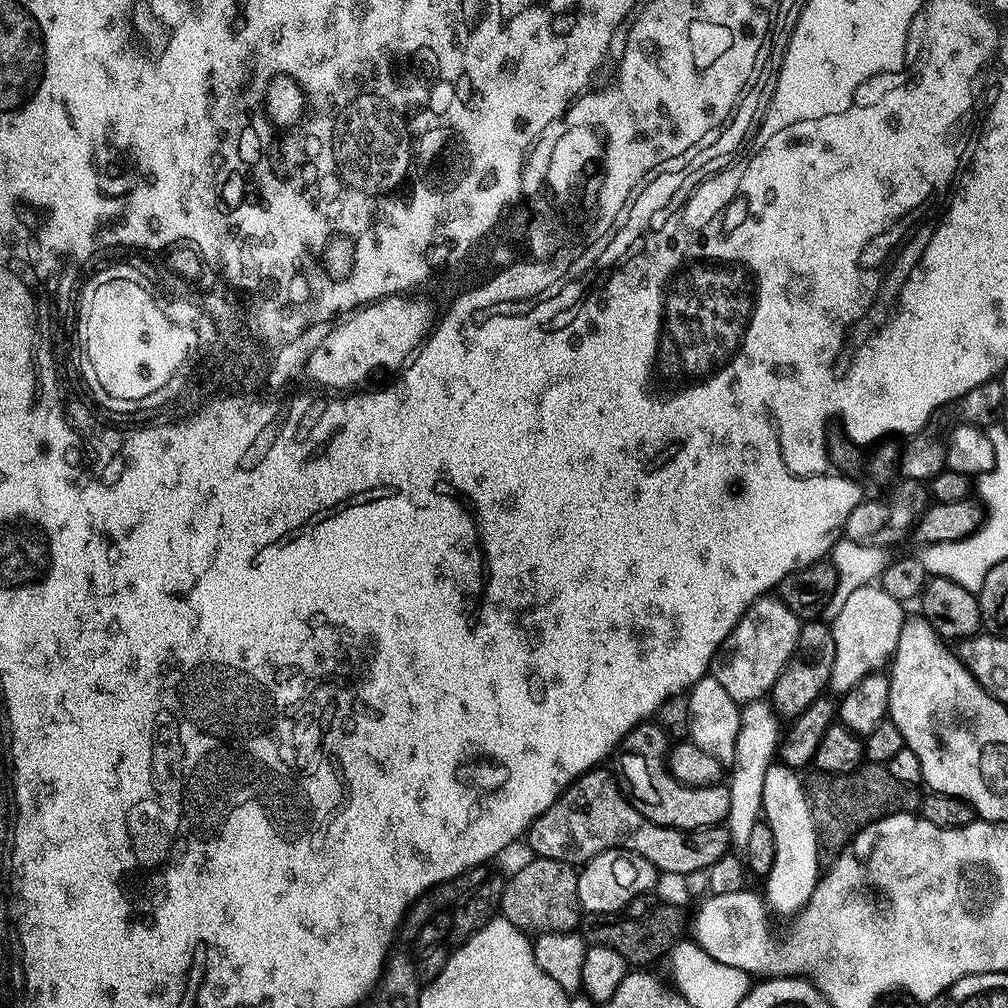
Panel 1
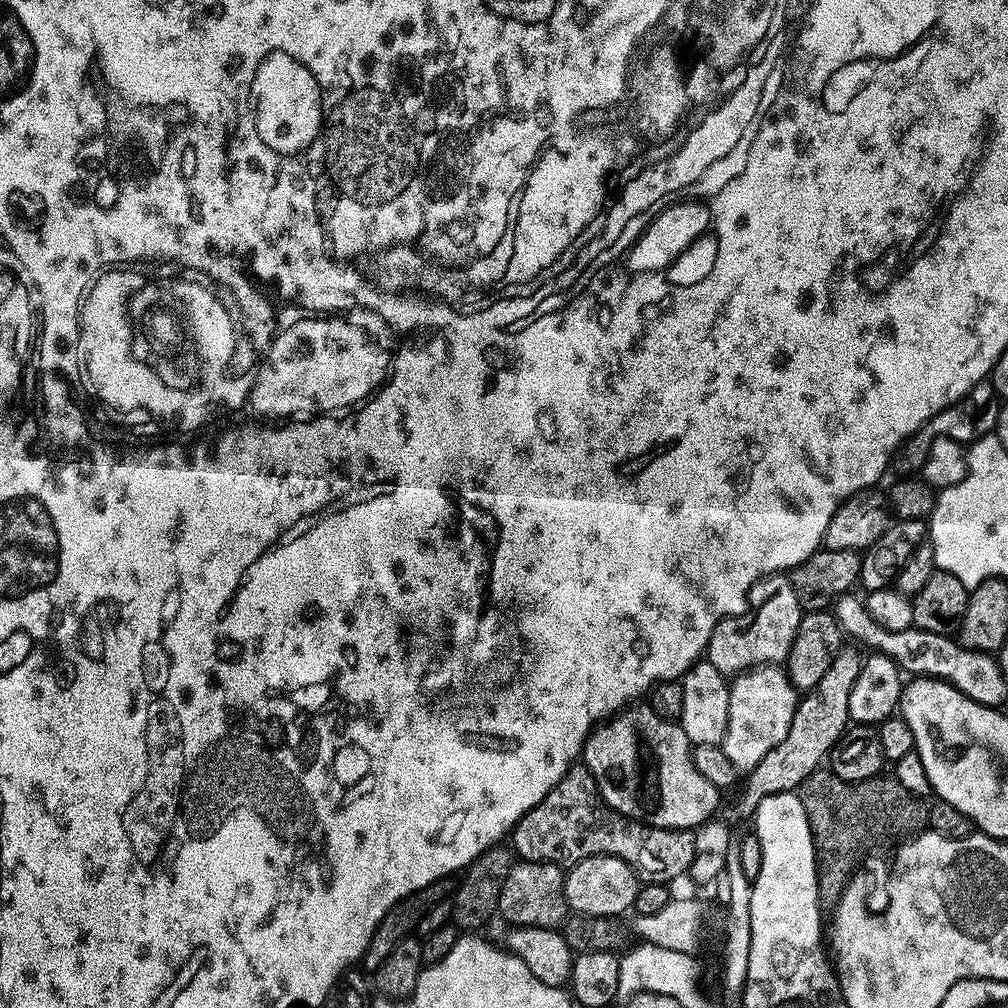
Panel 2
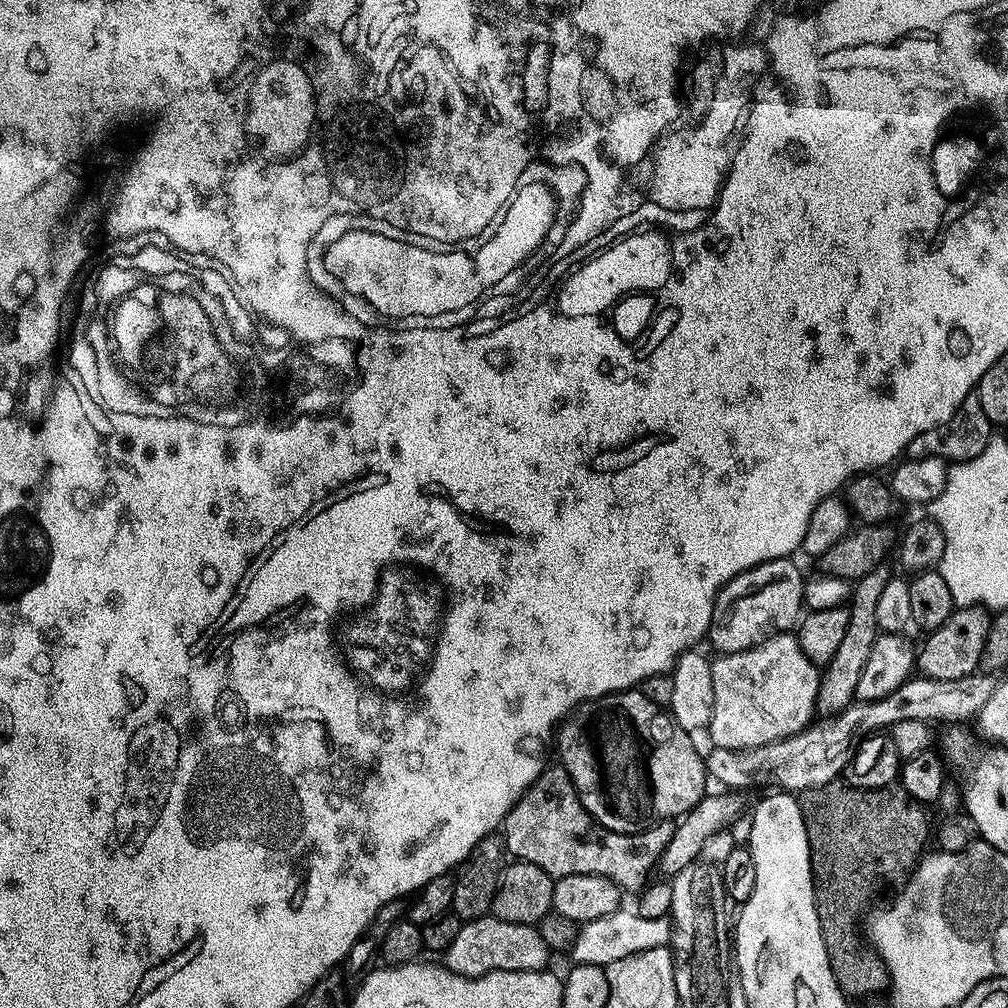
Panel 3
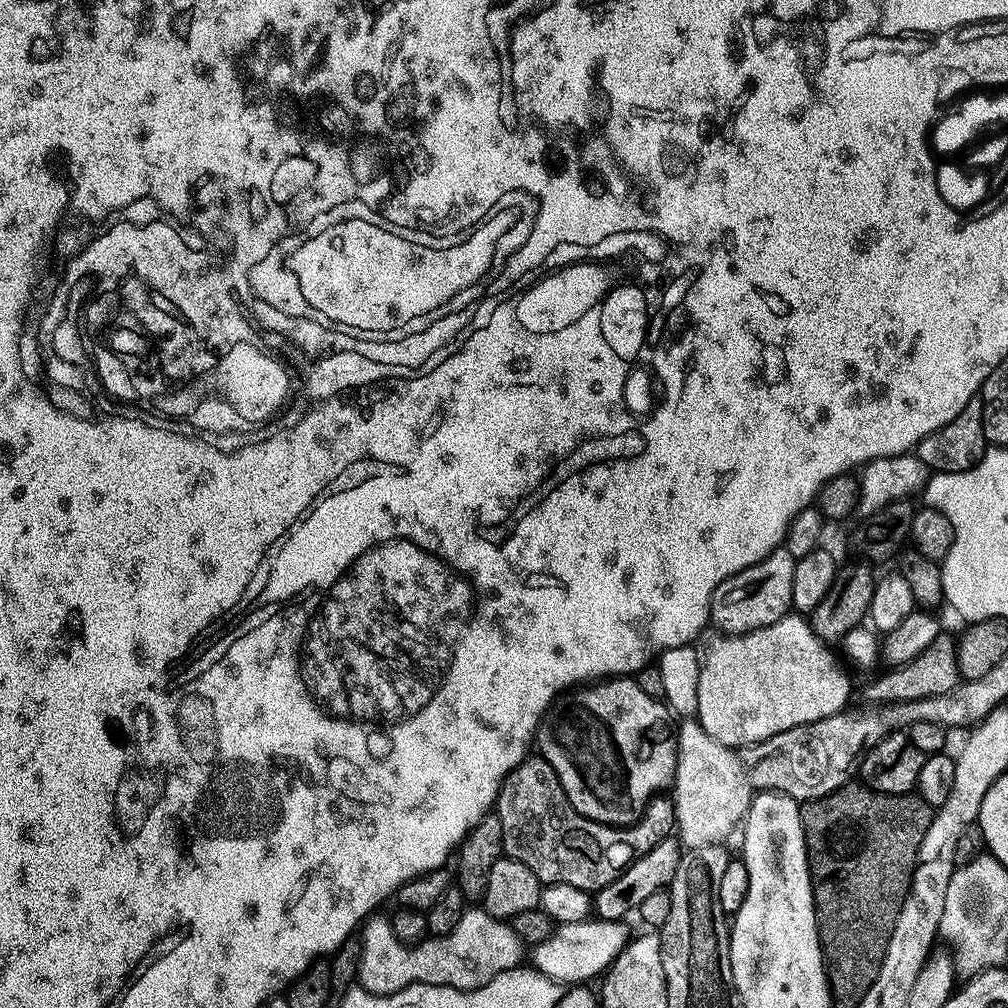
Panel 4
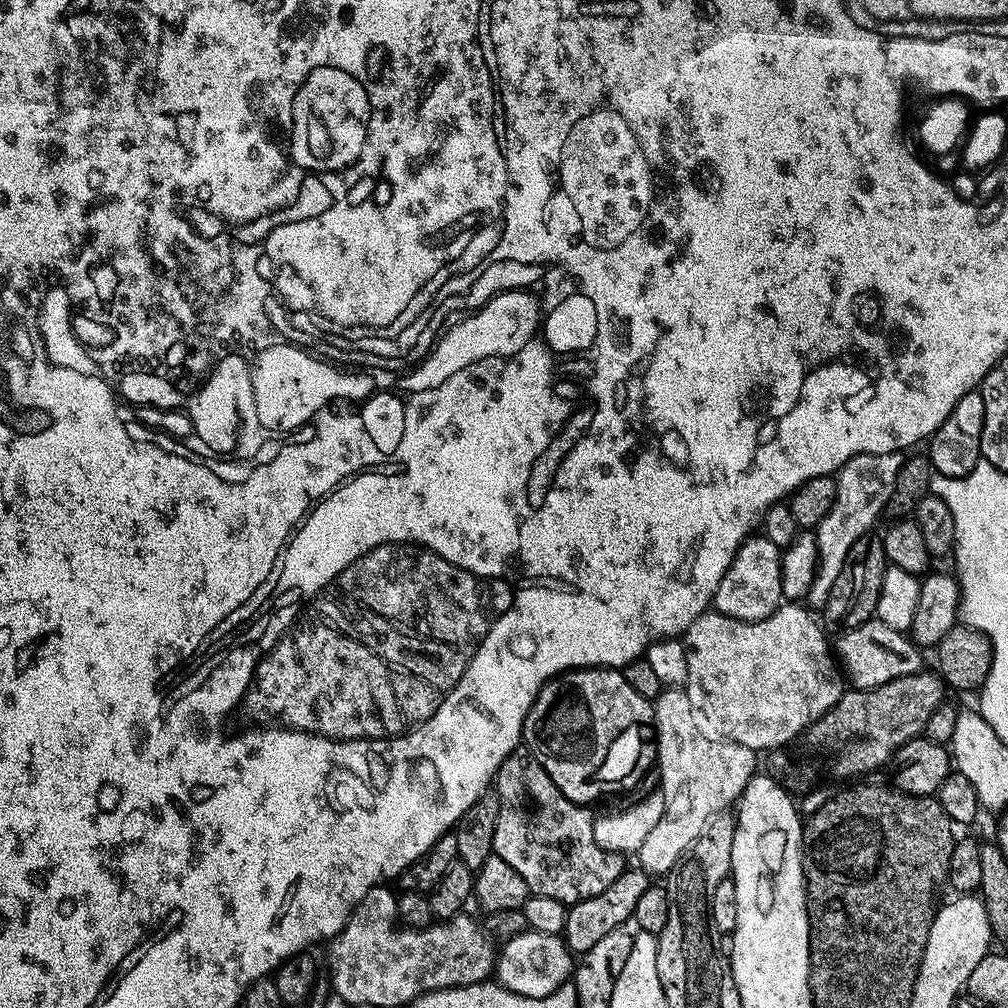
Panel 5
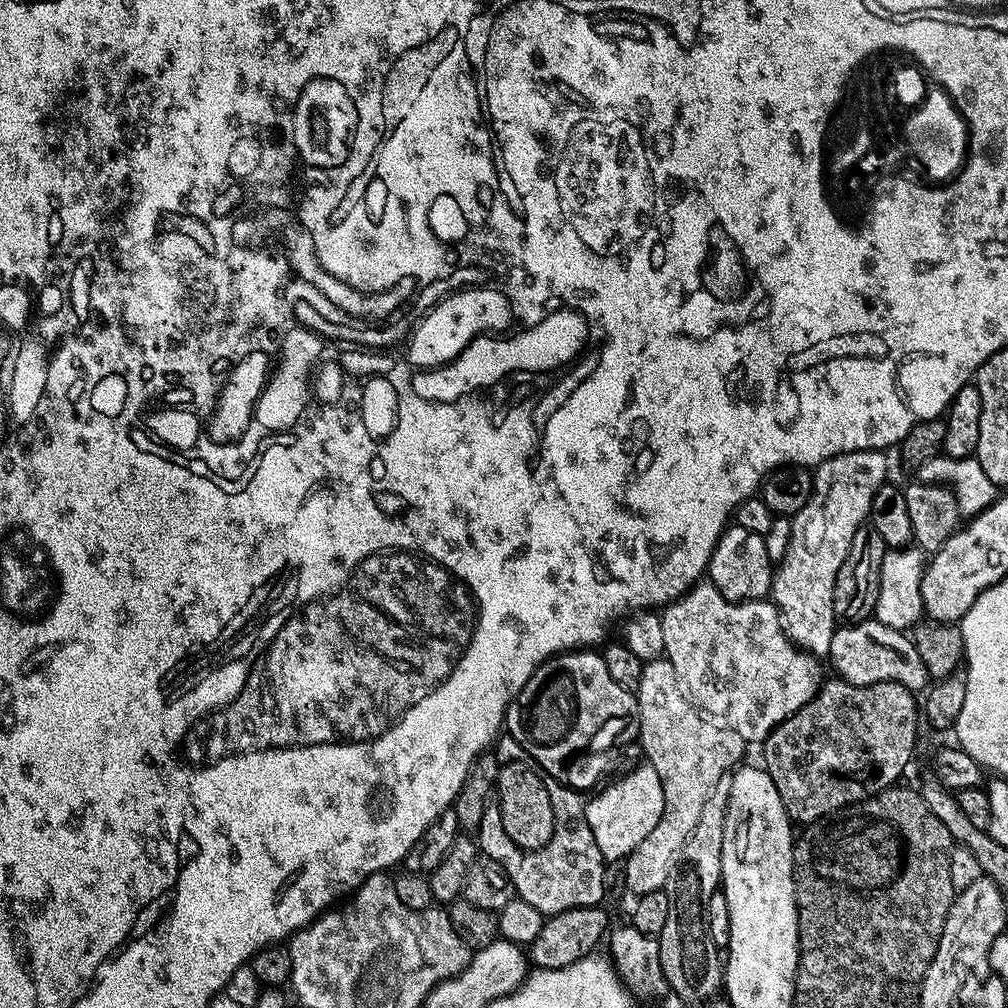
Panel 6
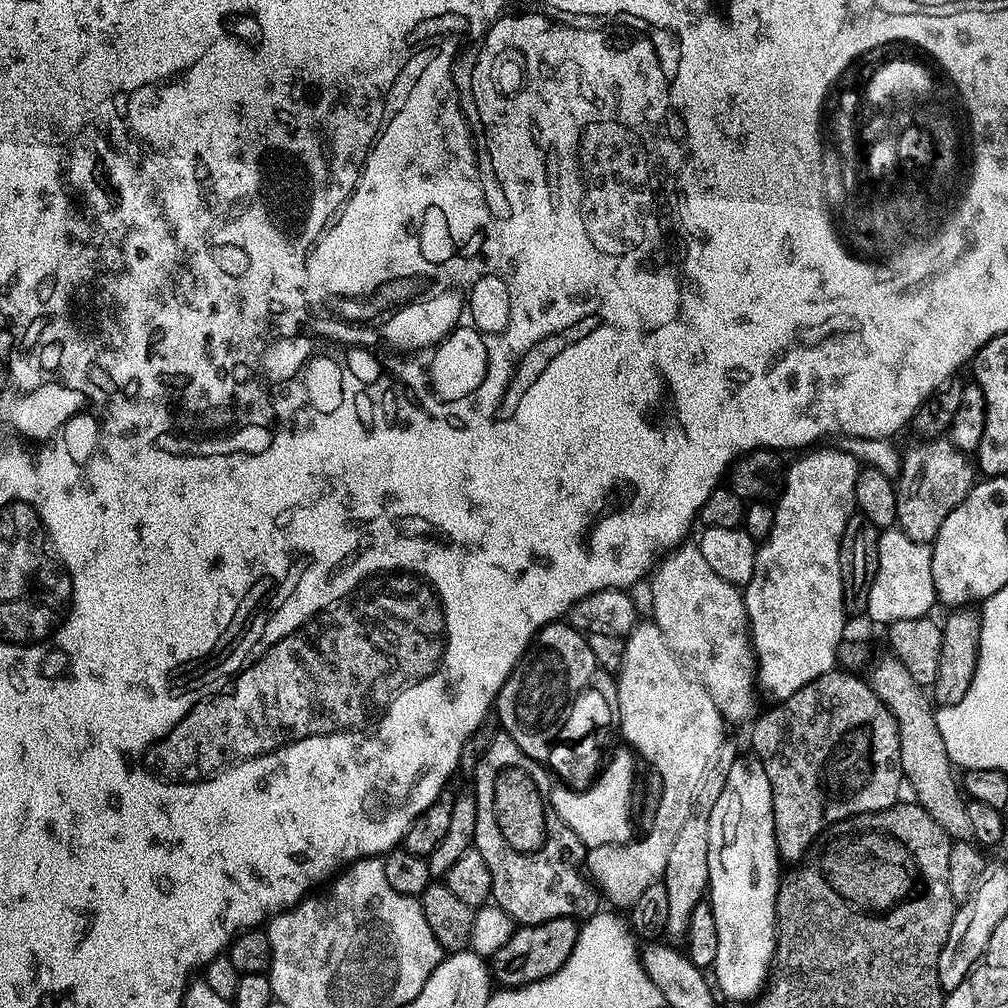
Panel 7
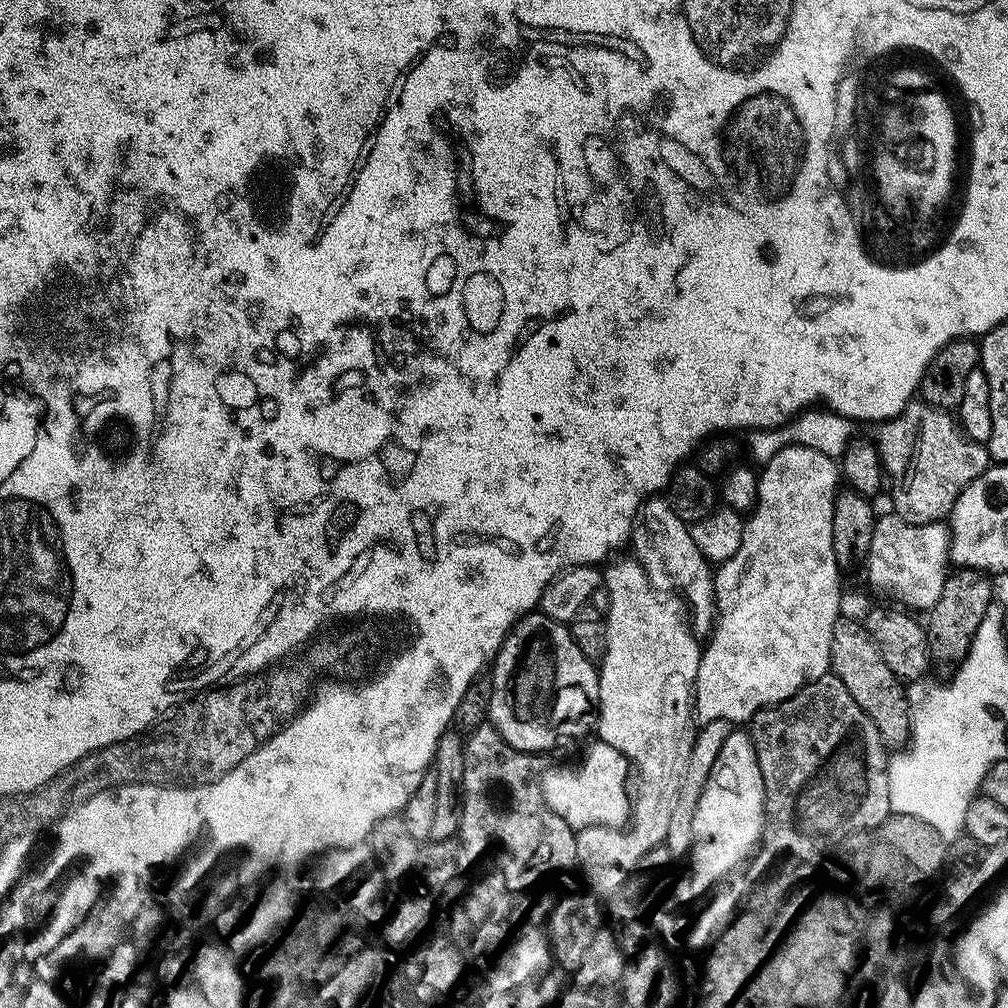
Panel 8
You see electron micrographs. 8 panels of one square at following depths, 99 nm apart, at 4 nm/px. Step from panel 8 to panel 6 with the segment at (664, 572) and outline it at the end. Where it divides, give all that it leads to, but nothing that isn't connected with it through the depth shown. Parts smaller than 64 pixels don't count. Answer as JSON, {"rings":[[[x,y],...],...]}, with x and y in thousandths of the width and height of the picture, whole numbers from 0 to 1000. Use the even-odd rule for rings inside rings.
{"rings":[[[691,577],[686,585],[662,600],[654,608],[654,613],[657,617],[658,650],[687,697],[695,707],[731,726],[740,736],[756,736],[777,714],[800,700],[814,681],[814,656],[783,635],[774,608],[765,597],[719,595],[705,577]]]}

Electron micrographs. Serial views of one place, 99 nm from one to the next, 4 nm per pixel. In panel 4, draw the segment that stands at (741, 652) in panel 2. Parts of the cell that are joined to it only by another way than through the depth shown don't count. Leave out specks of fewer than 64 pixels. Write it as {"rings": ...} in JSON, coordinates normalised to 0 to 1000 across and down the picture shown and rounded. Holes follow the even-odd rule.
{"rings":[[[775,542],[769,544],[759,556],[745,560],[743,563],[720,573],[720,577],[713,579],[706,590],[705,618],[711,619],[715,628],[735,631],[764,621],[777,611],[783,610],[786,603],[785,582],[788,578],[790,559],[791,555]]]}

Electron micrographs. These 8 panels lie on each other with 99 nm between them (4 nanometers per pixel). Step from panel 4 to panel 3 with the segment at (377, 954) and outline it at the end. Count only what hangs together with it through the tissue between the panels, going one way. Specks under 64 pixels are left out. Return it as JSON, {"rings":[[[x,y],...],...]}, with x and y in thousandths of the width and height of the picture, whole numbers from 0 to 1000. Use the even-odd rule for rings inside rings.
{"rings":[[[490,908],[457,916],[454,931],[439,945],[439,955],[456,968],[480,968],[484,964],[539,964],[545,959],[544,937],[532,919],[498,915]]]}

